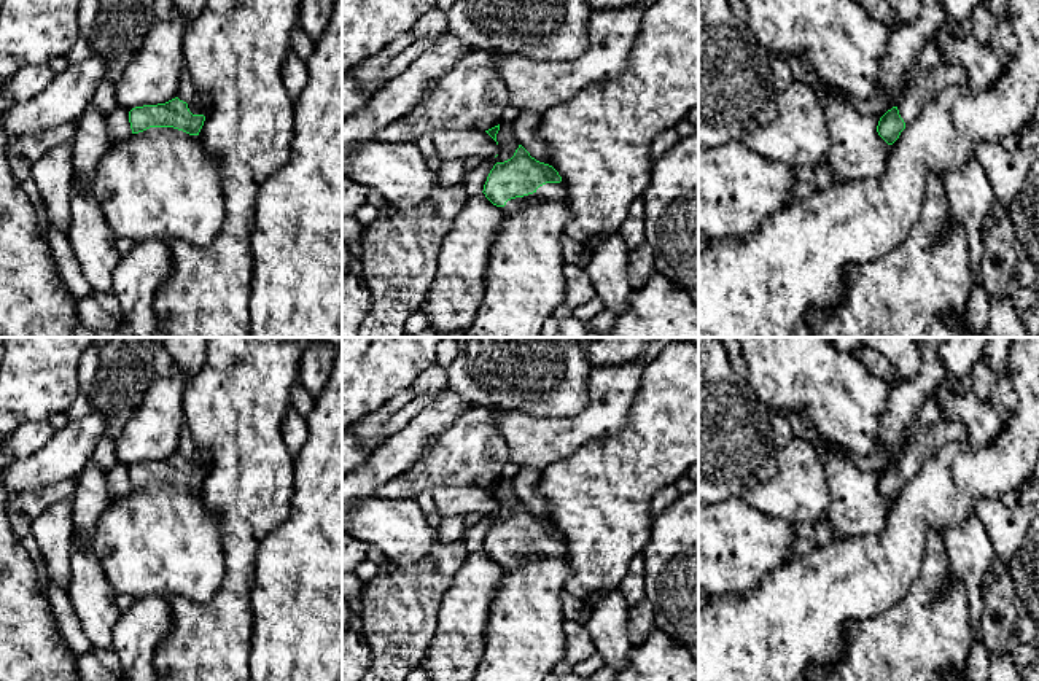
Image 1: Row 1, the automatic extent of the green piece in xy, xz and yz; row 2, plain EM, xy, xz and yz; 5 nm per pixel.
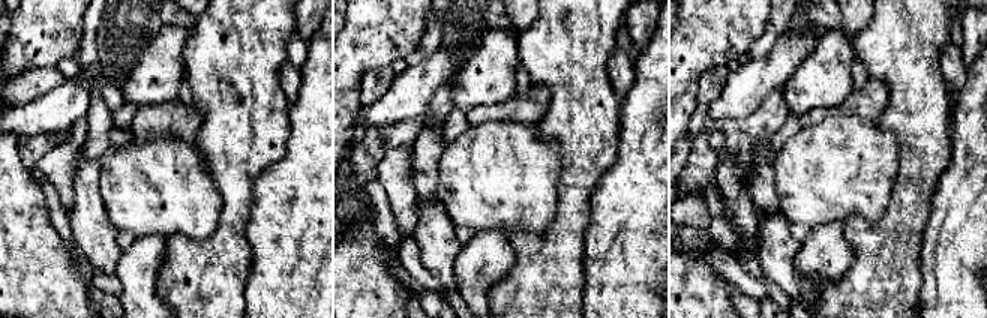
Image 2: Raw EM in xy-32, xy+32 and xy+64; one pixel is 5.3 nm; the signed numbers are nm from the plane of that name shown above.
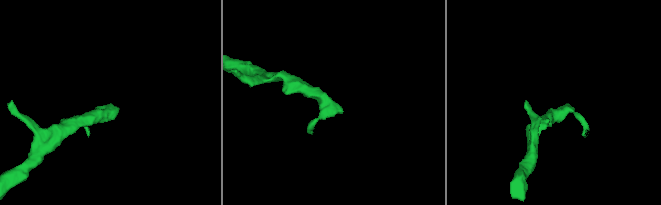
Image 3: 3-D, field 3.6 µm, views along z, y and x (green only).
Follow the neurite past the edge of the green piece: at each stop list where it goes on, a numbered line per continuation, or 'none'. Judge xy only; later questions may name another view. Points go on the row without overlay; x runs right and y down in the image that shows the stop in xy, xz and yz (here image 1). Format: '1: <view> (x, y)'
1: xy (199, 462)

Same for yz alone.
1: yz (930, 441)

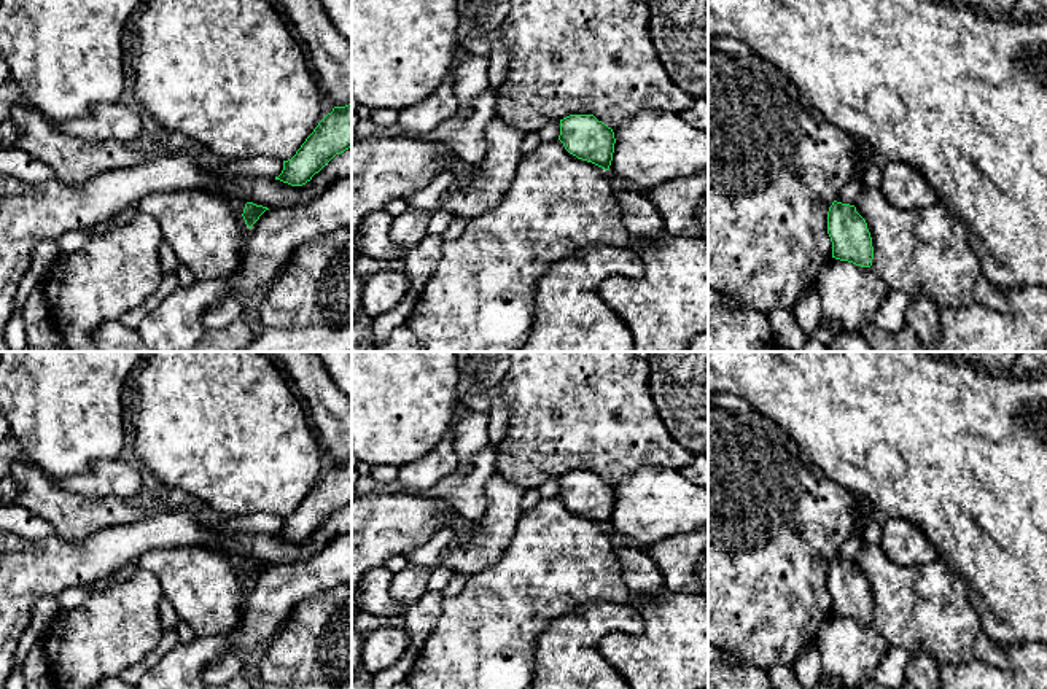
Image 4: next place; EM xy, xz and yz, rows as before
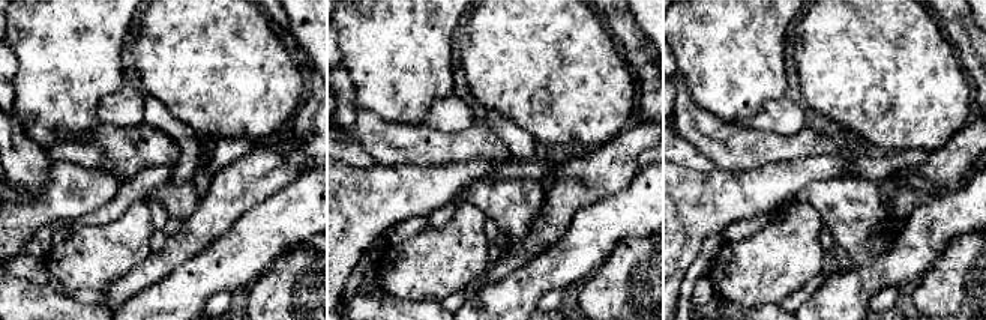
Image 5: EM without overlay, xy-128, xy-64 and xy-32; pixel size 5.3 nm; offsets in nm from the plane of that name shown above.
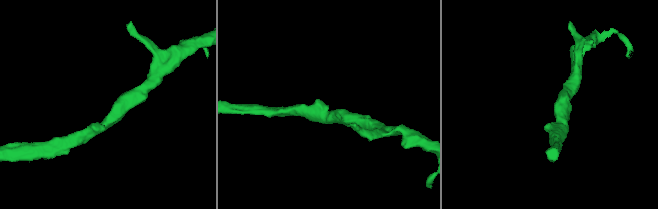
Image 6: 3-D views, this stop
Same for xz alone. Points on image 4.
none

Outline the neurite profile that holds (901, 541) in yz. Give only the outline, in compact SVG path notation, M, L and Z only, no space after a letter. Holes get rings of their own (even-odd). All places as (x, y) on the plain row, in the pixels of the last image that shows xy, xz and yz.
M886 517L880 546L885 555L899 565L926 565L937 559L936 547L910 522Z

